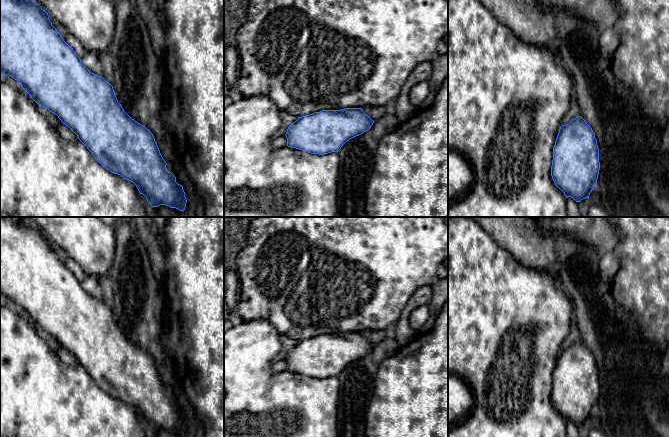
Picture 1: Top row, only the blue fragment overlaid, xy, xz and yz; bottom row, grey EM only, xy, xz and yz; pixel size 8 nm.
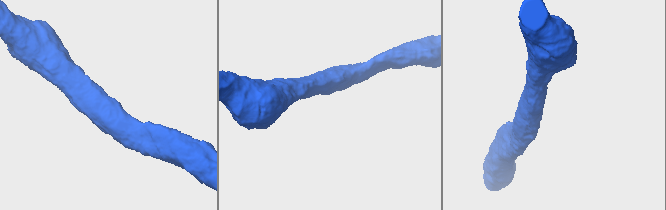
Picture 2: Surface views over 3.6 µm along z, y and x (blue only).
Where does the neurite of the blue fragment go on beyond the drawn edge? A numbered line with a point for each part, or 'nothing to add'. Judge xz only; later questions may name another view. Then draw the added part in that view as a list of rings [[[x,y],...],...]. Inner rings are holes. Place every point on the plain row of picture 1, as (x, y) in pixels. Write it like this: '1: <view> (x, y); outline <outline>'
nothing to add

